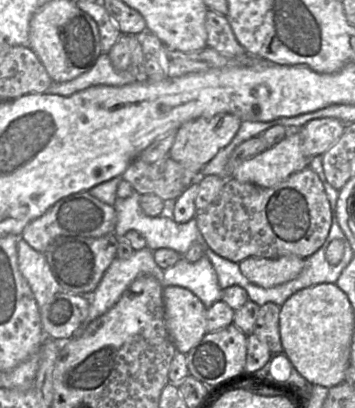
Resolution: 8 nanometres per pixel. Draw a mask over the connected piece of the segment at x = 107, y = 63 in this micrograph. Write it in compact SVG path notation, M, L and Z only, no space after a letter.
M101 53L92 68L78 77L63 83L52 83L45 94L70 96L84 89L106 85L124 86L136 82L131 71L119 71L114 68L107 53Z

